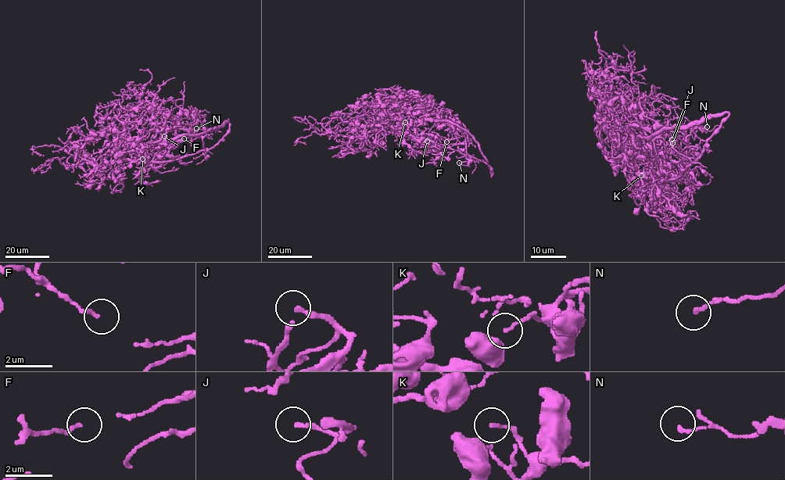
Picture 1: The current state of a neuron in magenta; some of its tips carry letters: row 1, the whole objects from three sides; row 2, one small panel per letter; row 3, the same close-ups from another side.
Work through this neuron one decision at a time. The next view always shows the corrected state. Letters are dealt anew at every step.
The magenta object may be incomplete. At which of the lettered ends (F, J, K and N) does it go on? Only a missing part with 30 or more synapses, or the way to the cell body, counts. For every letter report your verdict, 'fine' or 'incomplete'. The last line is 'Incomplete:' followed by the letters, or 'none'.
F: fine
J: incomplete
K: fine
N: fine
Incomplete: J

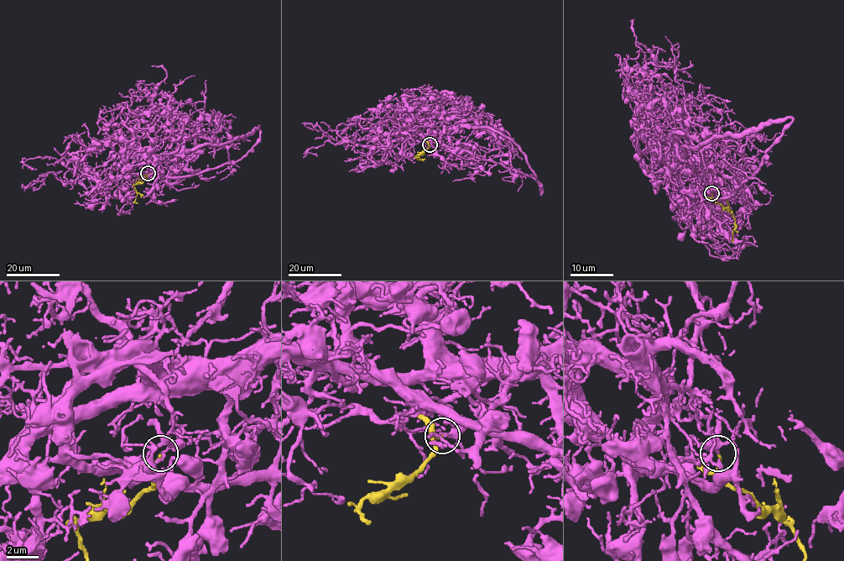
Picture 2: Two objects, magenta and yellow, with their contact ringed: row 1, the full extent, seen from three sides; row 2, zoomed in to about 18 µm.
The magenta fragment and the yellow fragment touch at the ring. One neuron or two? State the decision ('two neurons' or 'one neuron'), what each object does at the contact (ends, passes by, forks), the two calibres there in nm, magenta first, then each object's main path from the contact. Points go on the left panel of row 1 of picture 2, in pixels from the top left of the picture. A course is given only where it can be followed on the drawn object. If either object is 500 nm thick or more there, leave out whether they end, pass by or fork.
two neurons; magenta passes by; yellow ends there; 190 nm thick on the magenta side, 120 nm on the other; magenta runs (148, 173), (136, 175), (132, 149), (110, 138), (79, 151), (69, 164), (47, 157), (23, 162), (37, 170); yellow runs (148, 173), (147, 178), (134, 186), (138, 194), (134, 201), (138, 203)

